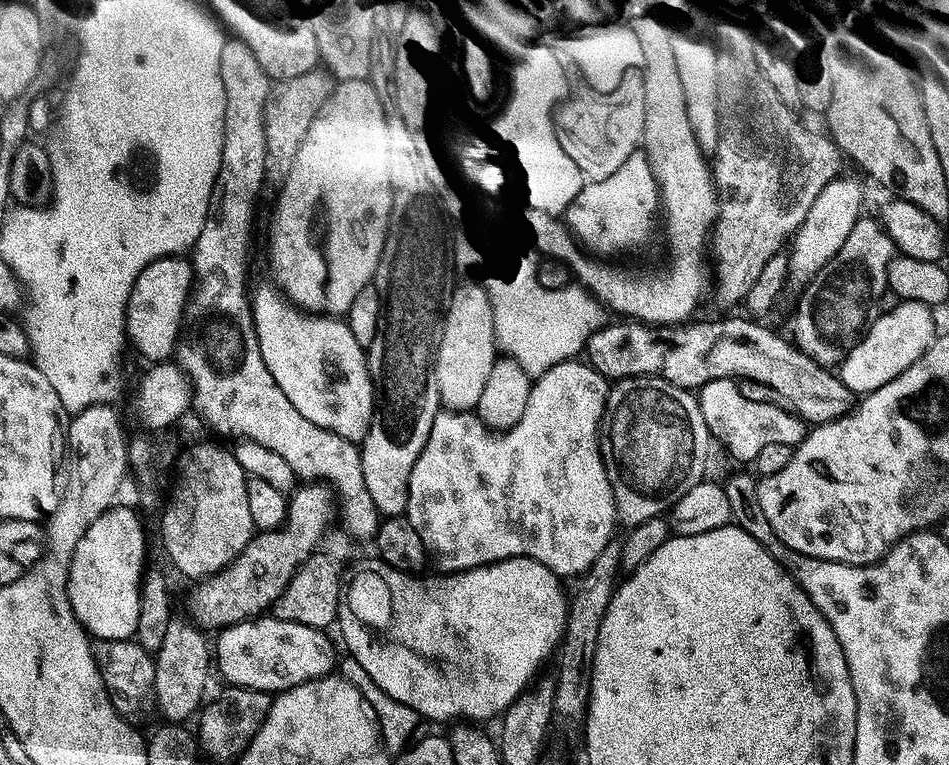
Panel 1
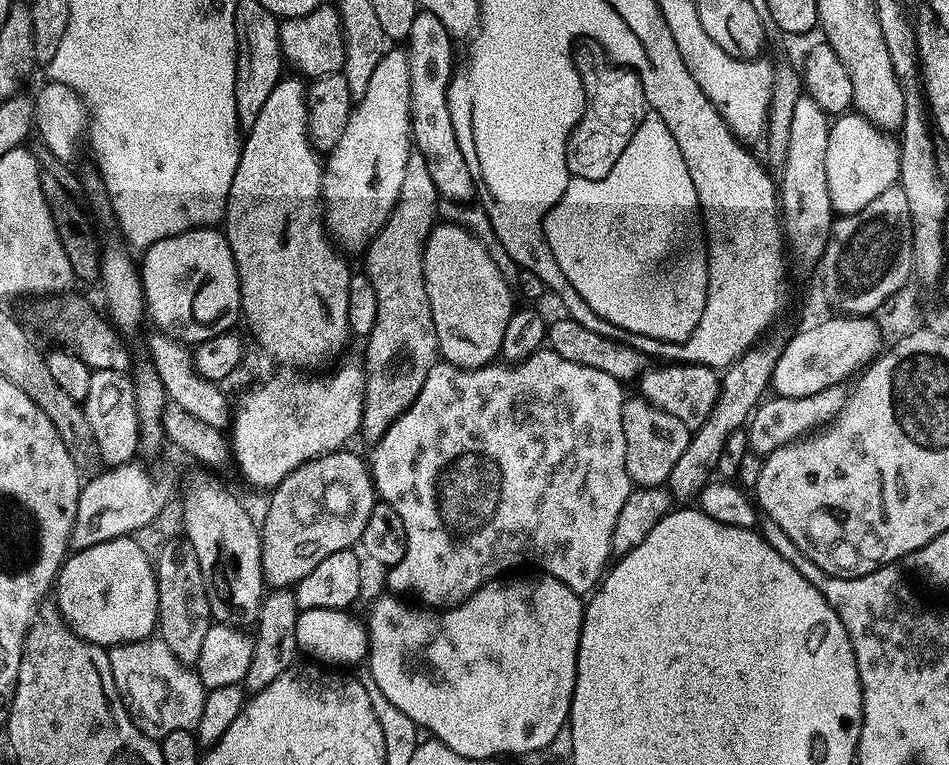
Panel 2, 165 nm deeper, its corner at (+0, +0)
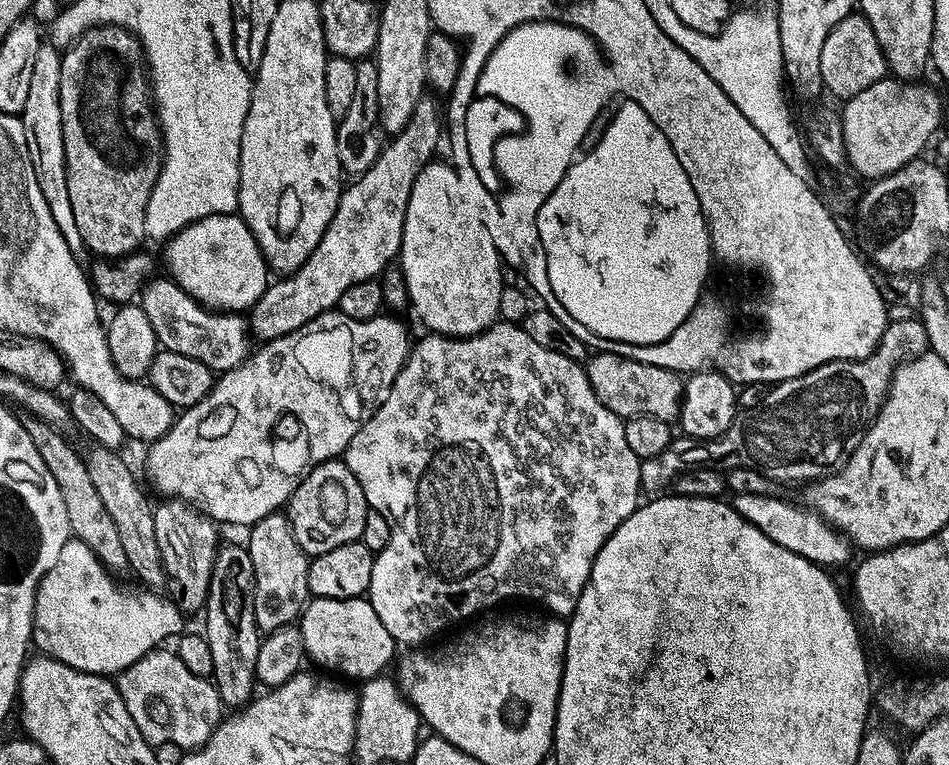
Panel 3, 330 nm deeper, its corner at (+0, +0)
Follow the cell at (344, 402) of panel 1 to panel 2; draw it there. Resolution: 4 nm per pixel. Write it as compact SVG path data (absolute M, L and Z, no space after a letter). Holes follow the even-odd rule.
M280 79L270 90L270 98L258 110L258 118L254 120L254 126L247 129L240 145L240 161L238 170L234 170L234 182L230 182L230 194L228 205L224 211L222 221L223 231L228 237L228 245L234 254L234 262L240 279L240 311L243 319L248 319L248 328L256 335L260 348L272 360L277 360L277 365L291 366L296 370L308 370L311 364L320 364L324 356L332 356L344 348L344 343L350 340L348 331L348 315L346 314L346 298L350 290L350 278L354 274L353 269L348 269L348 264L343 260L345 257L338 251L337 245L330 239L327 227L324 223L324 164L321 153L312 147L312 141L308 138L308 98L306 84L303 79L288 80Z

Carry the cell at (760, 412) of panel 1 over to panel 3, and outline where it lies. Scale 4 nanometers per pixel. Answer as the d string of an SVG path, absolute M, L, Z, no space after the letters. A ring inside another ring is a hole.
M609 352L589 355L586 371L598 402L624 420L645 416L672 422L680 415L680 395L684 392L681 373L662 370L662 366L649 366L647 362L634 362L634 358Z

